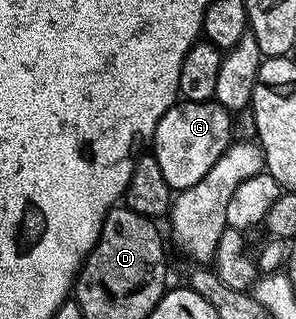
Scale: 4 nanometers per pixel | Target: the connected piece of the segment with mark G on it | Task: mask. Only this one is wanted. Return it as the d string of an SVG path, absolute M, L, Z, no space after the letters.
M185 101L172 105L162 115L156 134L150 142L150 153L156 157L162 176L172 191L189 189L218 163L218 159L233 144L233 114L210 101Z

